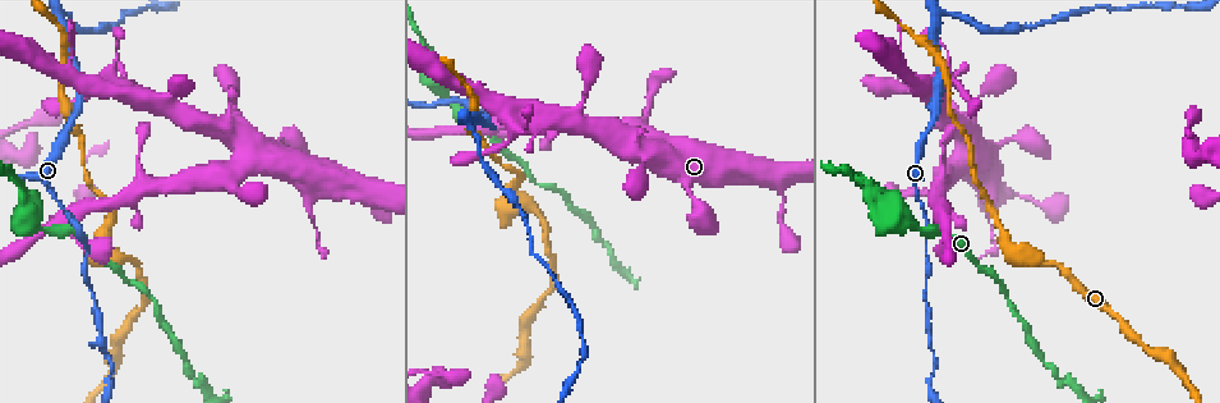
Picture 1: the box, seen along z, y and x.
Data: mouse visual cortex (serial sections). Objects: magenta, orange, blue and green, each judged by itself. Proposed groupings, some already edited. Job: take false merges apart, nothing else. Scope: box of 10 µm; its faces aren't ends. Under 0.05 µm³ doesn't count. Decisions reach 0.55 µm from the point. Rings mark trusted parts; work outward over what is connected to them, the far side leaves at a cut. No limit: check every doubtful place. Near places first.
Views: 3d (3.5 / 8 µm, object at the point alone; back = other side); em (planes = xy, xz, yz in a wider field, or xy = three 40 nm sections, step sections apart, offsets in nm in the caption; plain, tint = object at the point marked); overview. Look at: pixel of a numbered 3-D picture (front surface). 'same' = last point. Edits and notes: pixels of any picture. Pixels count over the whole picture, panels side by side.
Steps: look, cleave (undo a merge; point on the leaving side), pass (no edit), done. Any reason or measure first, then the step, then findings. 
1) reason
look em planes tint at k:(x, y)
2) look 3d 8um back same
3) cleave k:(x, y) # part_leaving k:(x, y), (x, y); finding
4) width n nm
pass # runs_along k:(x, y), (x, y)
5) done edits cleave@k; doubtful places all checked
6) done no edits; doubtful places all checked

branch point
look 3d 3.5um at 1:(440, 89)

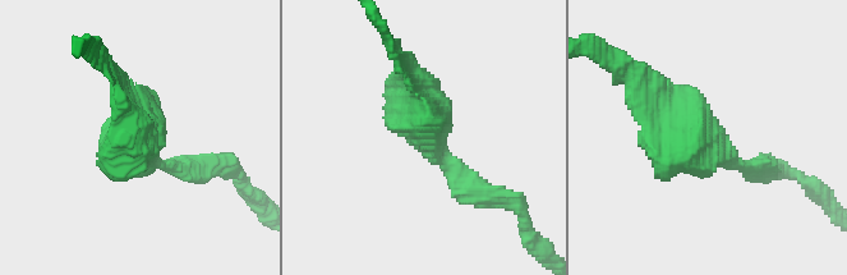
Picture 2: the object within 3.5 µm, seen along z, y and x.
need the tissue
look em xy step 2 tint at 2:(430, 138)

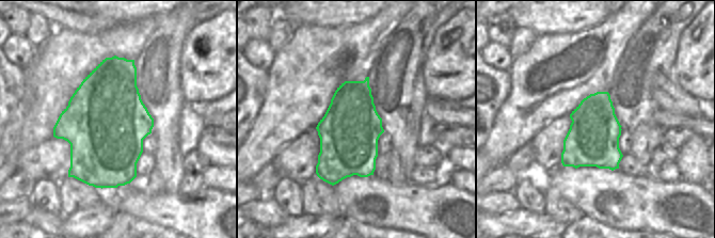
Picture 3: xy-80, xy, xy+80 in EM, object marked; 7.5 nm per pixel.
pass # runs_along 2:(750, 169), (662, 142), (639, 95); one cell here

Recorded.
arms part here
look 3d 3.5um at 1:(116, 259)

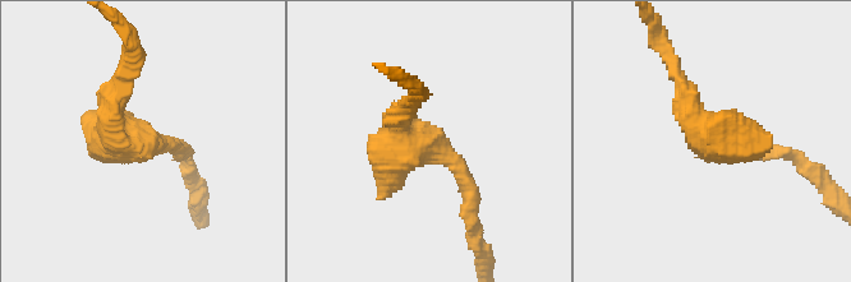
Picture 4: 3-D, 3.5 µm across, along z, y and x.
look em xy step 1 plain at 4:(429, 144)

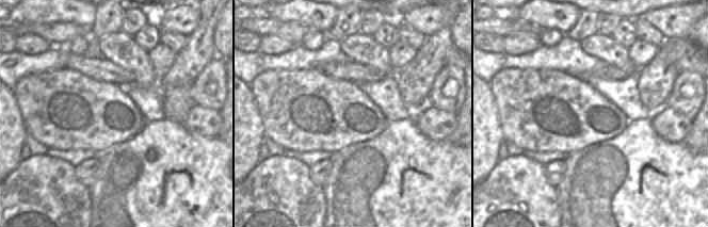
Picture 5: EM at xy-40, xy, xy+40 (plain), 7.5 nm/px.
look em xy step 1 tint same

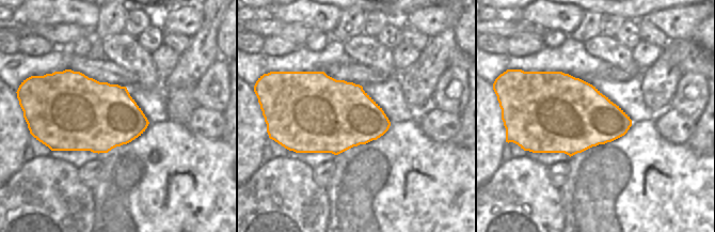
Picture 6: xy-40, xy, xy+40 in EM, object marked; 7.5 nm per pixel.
pass # runs_along 4:(762, 151), (699, 126), (676, 75); one cell here

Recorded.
abrupt turn
look 3d 3.5um back at 1:(936, 24)

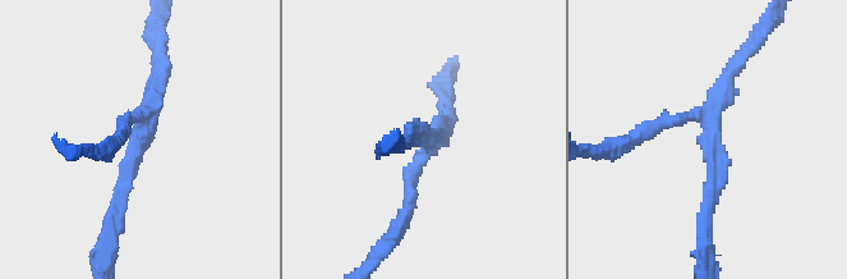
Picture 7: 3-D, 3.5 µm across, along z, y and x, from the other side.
now the EM
look em xy step 1 tint at 7:(138, 139)

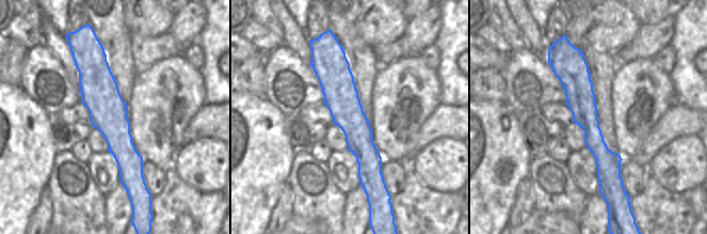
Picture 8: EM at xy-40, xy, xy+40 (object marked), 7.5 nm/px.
look em planes tint same

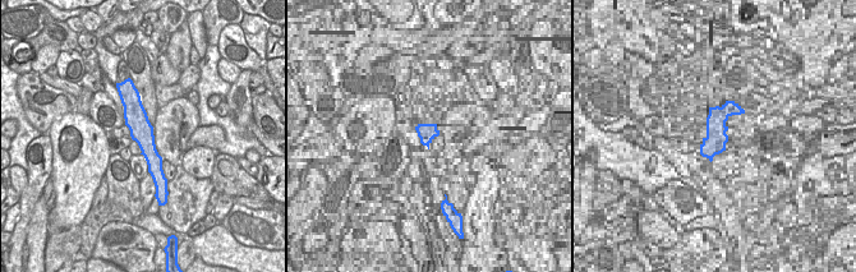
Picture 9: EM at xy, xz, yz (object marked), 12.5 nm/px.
width 280 nm
pass # runs_along 7:(114, 218), (142, 136), (142, 117), (122, 124); one cell here

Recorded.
done no edits; doubtful places all checked

